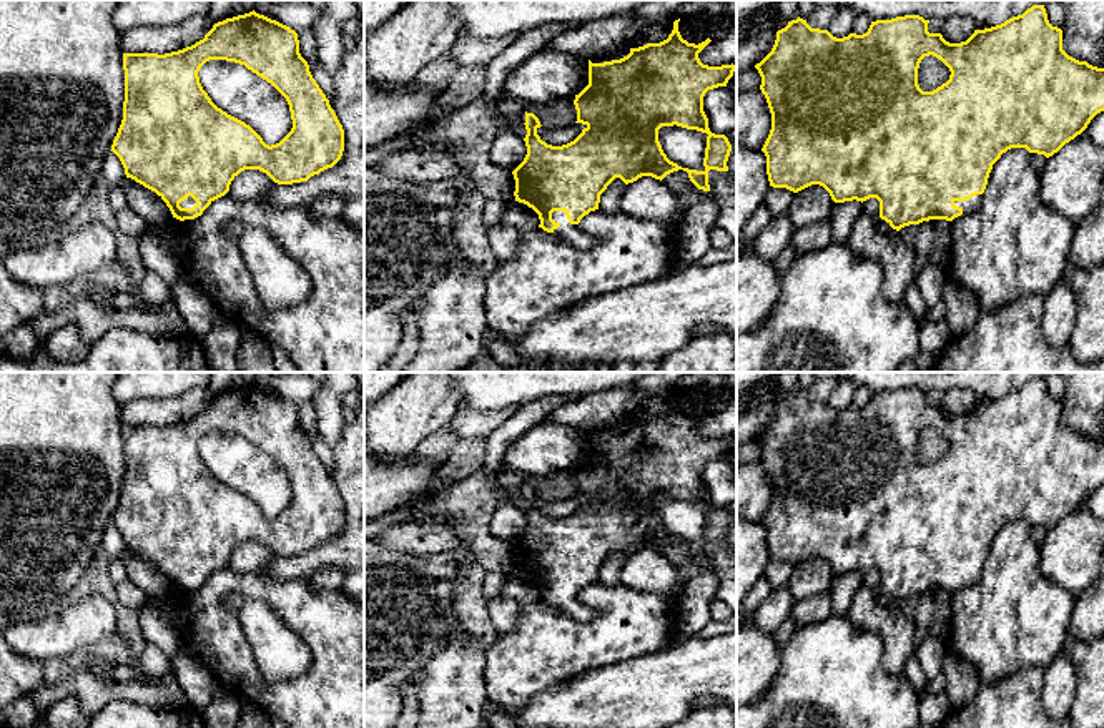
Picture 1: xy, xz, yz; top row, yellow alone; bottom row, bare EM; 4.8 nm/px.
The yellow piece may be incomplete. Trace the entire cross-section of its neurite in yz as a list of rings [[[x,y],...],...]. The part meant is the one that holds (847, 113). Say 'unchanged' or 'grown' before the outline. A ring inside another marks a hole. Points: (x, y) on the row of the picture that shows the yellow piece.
grown; [[[1033,5],[1001,25],[974,30],[961,43],[929,33],[928,23],[919,15],[904,15],[871,22],[863,35],[836,38],[798,17],[776,32],[771,52],[755,65],[771,113],[771,130],[761,148],[770,186],[798,193],[820,184],[835,203],[876,198],[880,218],[896,231],[929,219],[953,221],[979,209],[993,165],[1003,153],[1026,148],[1049,158],[1104,111],[1104,68],[1062,50],[1062,30],[1049,23],[1044,5]],[[929,55],[939,58],[951,75],[936,90],[923,91],[918,68]]]

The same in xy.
grown; [[[254,10],[214,23],[203,40],[178,52],[123,53],[123,70],[123,120],[111,151],[126,178],[155,191],[180,221],[201,216],[244,170],[259,170],[278,184],[293,184],[333,168],[343,156],[343,125],[299,53],[298,33]],[[209,60],[244,65],[286,98],[293,128],[279,143],[266,145],[249,125],[211,101],[198,76]]]

